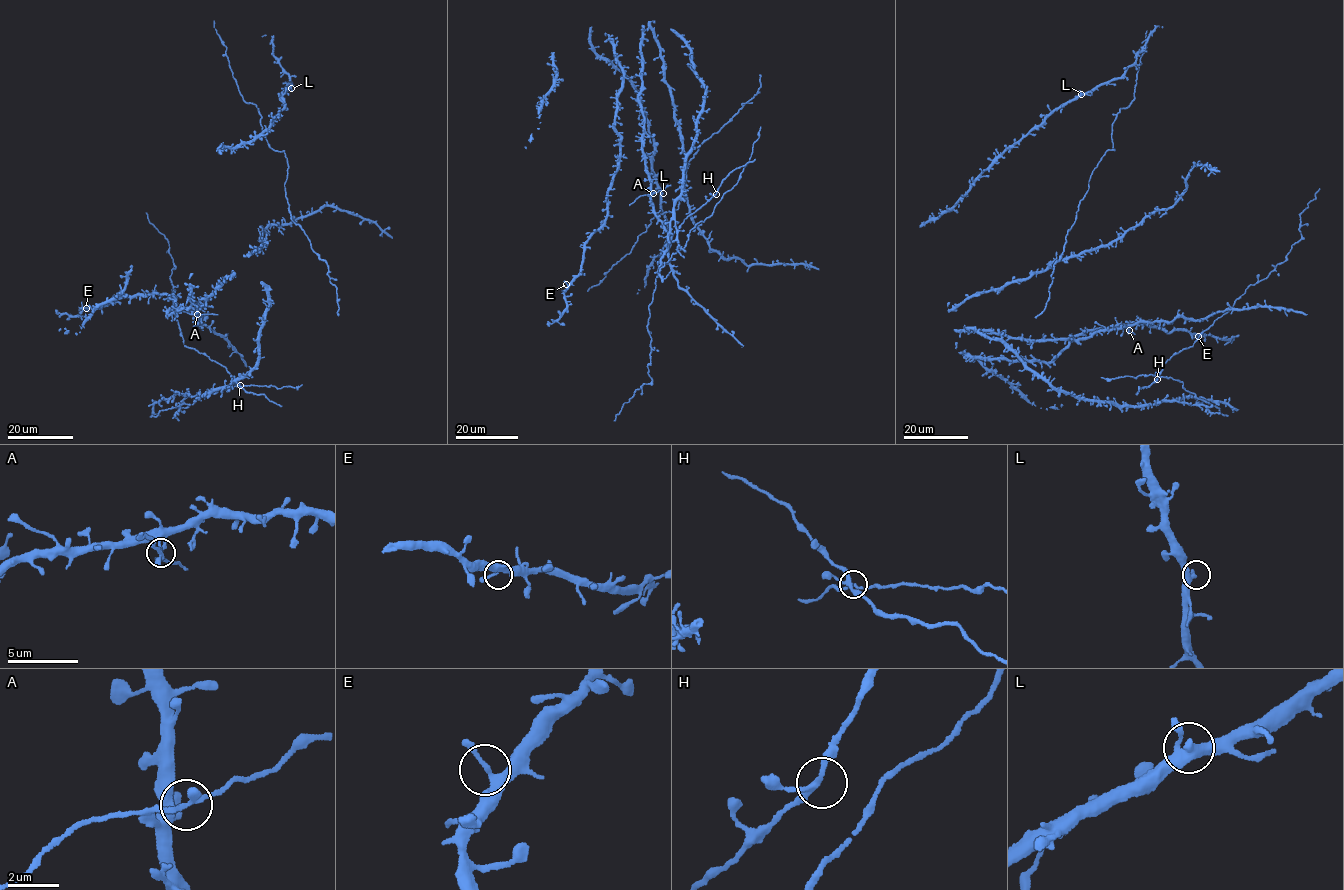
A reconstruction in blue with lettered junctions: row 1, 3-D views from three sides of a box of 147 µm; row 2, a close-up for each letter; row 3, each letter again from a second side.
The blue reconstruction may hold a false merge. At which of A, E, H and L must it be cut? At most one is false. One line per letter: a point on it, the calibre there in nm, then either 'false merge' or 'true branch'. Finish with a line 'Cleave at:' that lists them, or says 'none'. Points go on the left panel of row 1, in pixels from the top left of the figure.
A: place (197, 314); calibre 200 nm; false merge
E: place (86, 308); calibre 220 nm; true branch
H: place (240, 385); calibre 200 nm; true branch
L: place (291, 88); calibre 280 nm; true branch
Cleave at: A

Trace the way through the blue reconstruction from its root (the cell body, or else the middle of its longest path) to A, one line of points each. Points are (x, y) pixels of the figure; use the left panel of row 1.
A: (209, 295), (203, 305), (195, 310), (196, 307), (196, 314)

